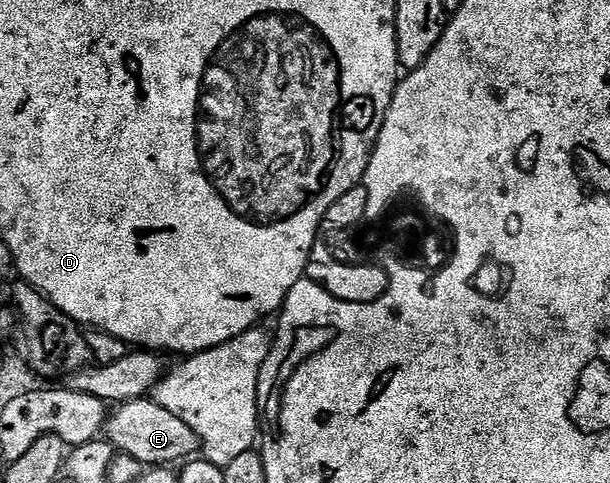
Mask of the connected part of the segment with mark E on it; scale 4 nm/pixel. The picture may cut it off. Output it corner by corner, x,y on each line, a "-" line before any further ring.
152,398
126,400
114,408
117,409
108,413
103,432
117,452
131,454
131,458
139,458
146,466
173,466
176,460
185,462
201,452
201,440
195,430

